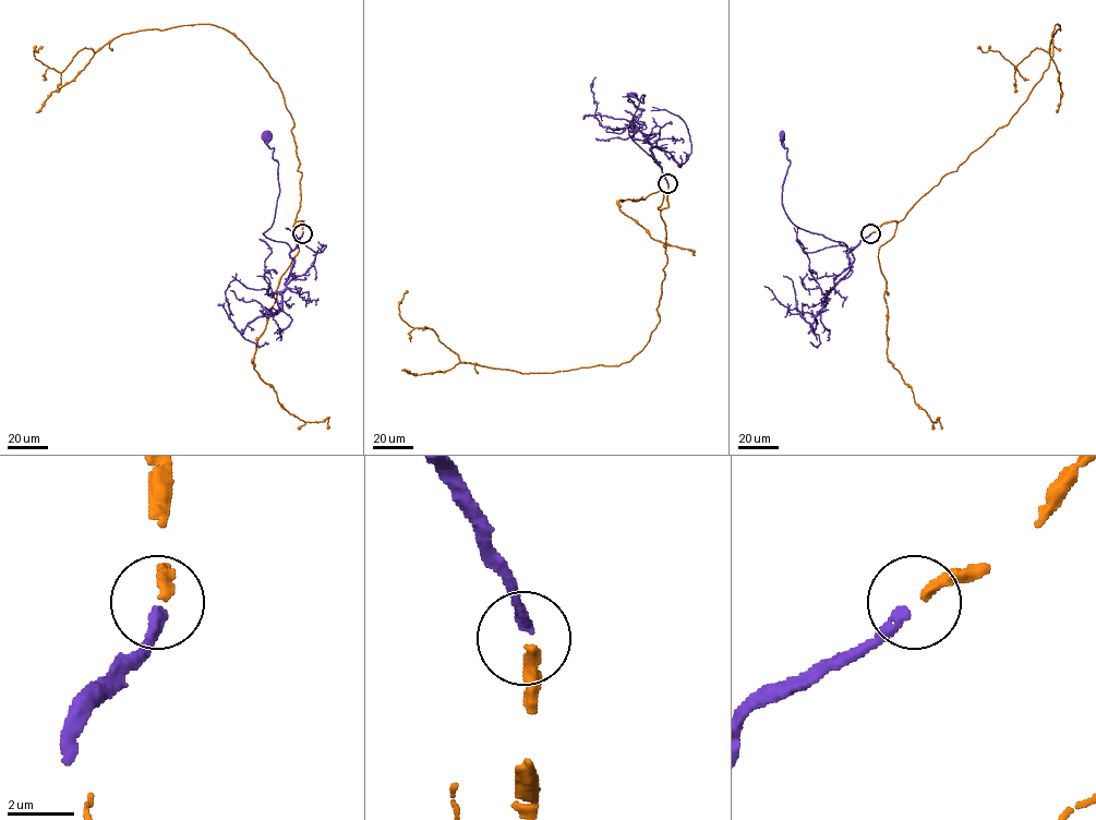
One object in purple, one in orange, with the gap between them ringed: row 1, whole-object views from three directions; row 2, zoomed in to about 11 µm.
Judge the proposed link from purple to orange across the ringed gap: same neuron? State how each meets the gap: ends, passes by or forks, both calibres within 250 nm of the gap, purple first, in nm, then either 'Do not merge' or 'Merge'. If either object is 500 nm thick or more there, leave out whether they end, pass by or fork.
At the ring purple ends. At the ring orange ends. Thickness 320 nm (purple) against 320 nm. Merge

